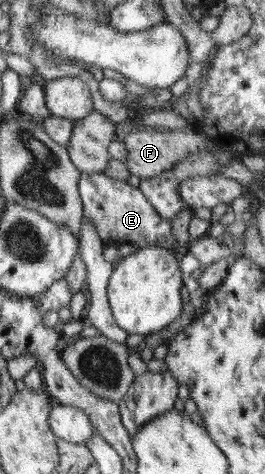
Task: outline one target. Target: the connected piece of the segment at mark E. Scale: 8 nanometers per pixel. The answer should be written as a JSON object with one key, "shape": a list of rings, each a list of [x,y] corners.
{"shape":[[[81,174],[78,184],[83,203],[84,218],[95,223],[96,231],[104,244],[133,244],[135,247],[158,246],[174,250],[175,237],[171,232],[171,220],[162,217],[150,200],[135,185],[108,177],[105,174]]]}

